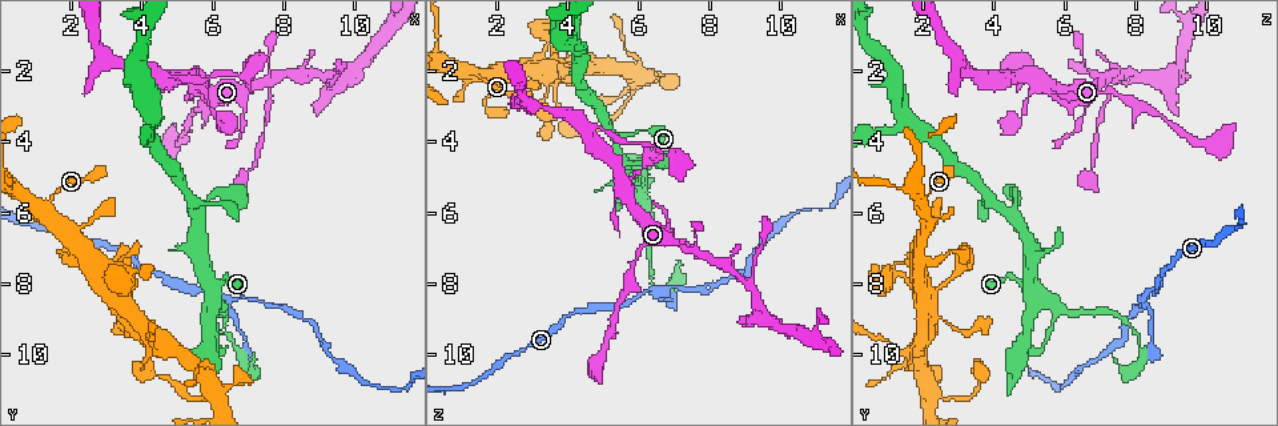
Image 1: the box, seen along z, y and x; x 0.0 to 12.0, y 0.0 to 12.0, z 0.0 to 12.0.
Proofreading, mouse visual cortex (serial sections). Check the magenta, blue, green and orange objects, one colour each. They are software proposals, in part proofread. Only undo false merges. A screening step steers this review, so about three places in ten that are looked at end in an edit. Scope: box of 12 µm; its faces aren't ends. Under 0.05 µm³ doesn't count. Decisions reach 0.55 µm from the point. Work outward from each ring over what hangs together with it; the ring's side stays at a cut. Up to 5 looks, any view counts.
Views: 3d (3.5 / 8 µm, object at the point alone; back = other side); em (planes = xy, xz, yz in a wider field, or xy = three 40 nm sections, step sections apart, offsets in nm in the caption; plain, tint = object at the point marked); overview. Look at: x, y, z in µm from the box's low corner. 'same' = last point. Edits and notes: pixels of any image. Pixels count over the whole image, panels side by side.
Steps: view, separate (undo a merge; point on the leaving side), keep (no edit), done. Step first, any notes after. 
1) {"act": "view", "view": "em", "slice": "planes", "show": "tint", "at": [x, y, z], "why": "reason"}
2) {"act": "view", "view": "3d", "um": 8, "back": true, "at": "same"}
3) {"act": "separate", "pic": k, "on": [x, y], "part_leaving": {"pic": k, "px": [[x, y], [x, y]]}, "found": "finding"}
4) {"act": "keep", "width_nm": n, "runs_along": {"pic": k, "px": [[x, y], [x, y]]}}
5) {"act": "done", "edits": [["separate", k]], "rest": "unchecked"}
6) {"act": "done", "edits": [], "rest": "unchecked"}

{"act": "view", "view": "3d", "um": 3.5, "at": [7.6, 2.3, 7.1], "why": "three arms meet"}

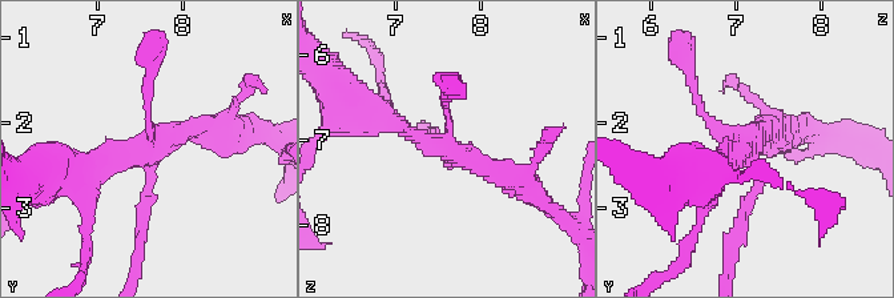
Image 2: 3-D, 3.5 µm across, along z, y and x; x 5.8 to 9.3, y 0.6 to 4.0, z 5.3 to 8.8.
{"act": "view", "view": "em", "slice": "xy", "step": 2, "show": "tint", "at": [7.65, 2.25, 7.10]}

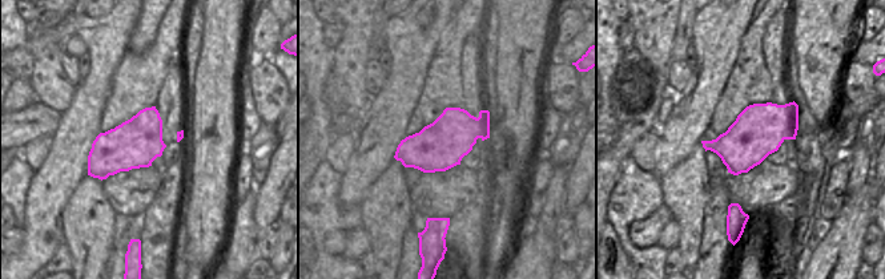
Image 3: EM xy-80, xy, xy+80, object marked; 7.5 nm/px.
{"act": "keep", "runs_along": {"pic": 2, "px": [[374, 115], [520, 182]]}, "found": "all the same cell"}

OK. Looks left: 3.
{"act": "view", "view": "em", "slice": "xy", "step": 2, "show": "tint", "at": [6.3, 8.4, 8.2]}

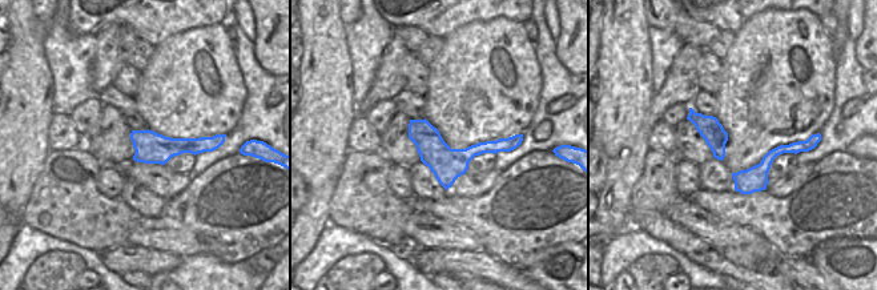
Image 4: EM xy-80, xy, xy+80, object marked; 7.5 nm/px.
{"act": "view", "view": "3d", "um": 3.5, "at": "same", "why": "see where the arms go"}

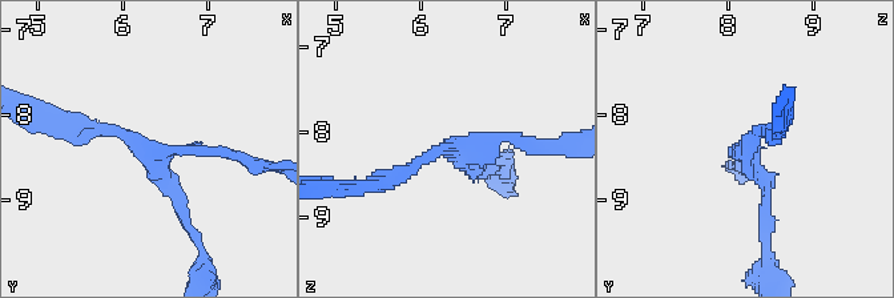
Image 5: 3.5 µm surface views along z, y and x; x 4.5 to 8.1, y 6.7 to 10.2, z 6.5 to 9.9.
{"act": "keep", "arm_widths_nm": [150, 150, 150], "runs_along": {"pic": 4, "px": [[411, 127], [442, 154], [509, 141]]}, "found": "all the same cell"}

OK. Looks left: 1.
{"act": "done", "edits": [], "rest": "unchecked"}

